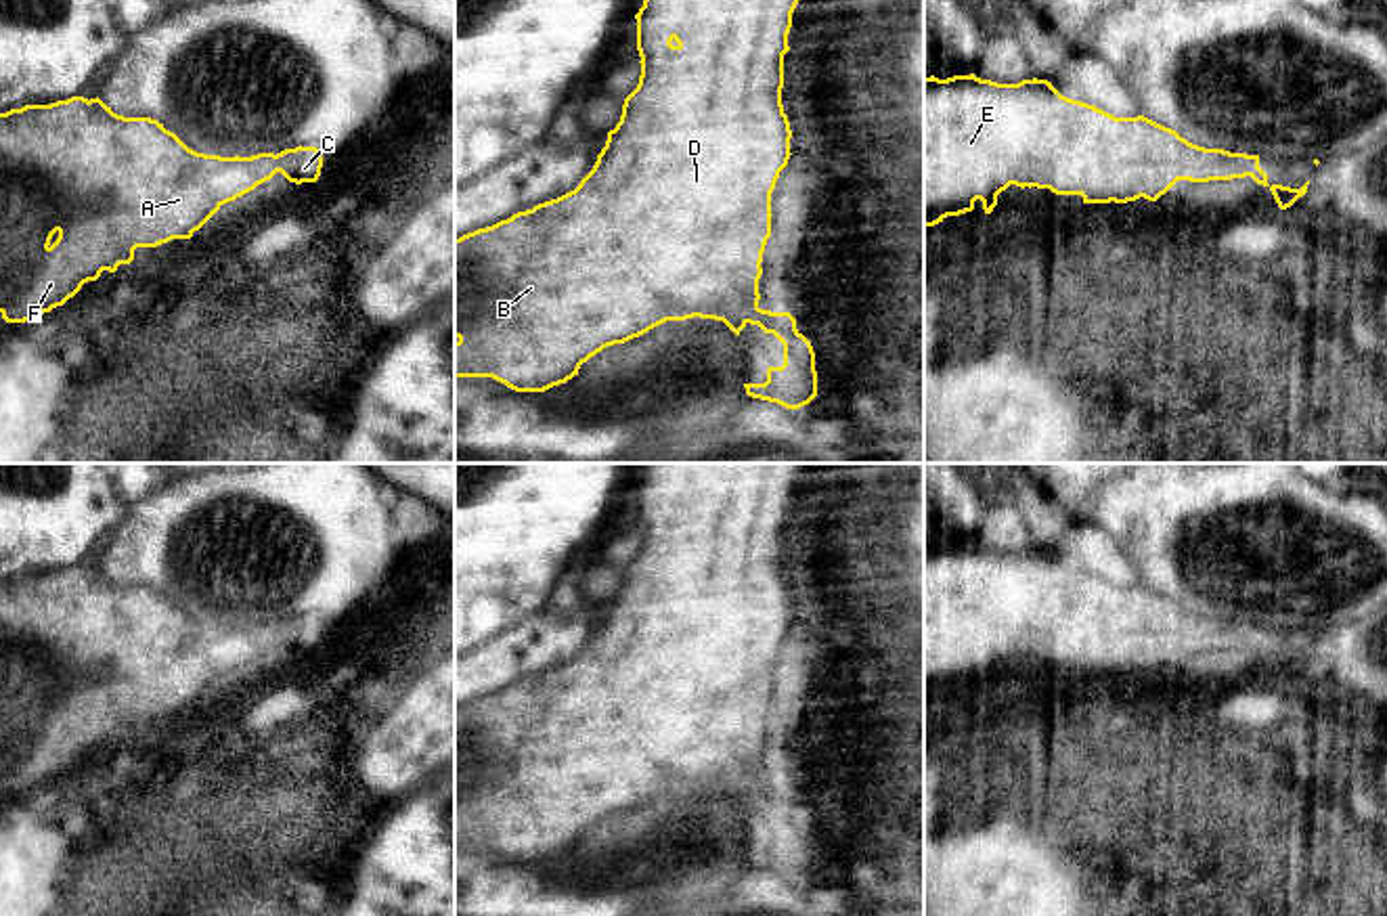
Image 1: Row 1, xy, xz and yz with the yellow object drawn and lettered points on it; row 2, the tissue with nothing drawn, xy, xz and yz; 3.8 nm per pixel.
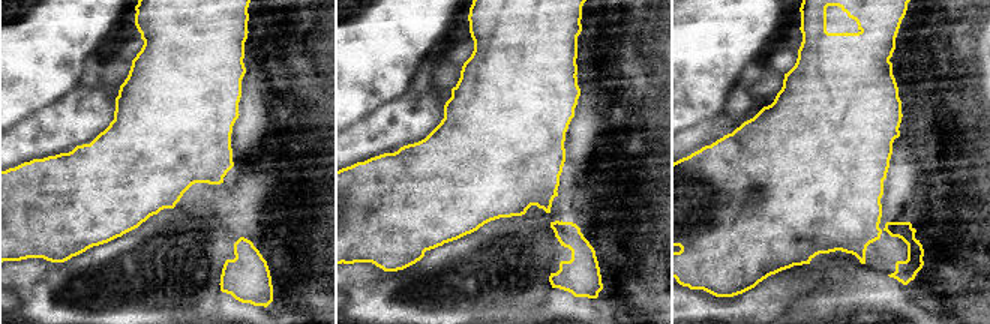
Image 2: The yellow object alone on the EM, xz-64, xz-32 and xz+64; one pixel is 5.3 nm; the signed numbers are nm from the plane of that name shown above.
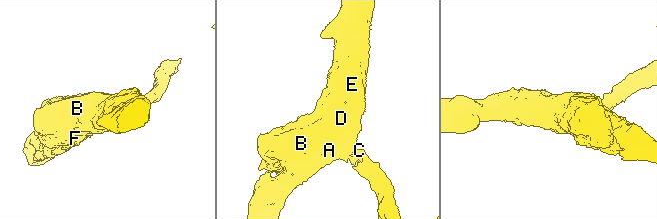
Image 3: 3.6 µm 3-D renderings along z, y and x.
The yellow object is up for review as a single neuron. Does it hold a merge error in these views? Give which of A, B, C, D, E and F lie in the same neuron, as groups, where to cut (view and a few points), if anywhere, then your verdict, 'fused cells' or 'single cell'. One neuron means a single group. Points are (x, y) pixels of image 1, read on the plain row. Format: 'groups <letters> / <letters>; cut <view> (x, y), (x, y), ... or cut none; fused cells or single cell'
groups A B C D E F; cut none; single cell

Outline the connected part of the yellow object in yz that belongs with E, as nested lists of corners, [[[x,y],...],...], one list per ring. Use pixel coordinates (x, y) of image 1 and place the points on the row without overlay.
[[[974,543],[939,549],[924,547],[924,696],[934,696],[947,685],[960,685],[983,671],[985,683],[997,675],[997,664],[1010,654],[1020,658],[1050,658],[1056,664],[1081,664],[1083,673],[1127,673],[1140,667],[1157,671],[1177,650],[1209,652],[1251,646],[1272,660],[1280,679],[1291,677],[1307,662],[1309,650],[1301,658],[1268,654],[1268,644],[1259,637],[1259,625],[1205,618],[1188,612],[1175,599],[1165,597],[1144,585],[1115,587],[1094,574],[1062,566],[1048,549],[1022,549],[1018,553],[997,553]]]

